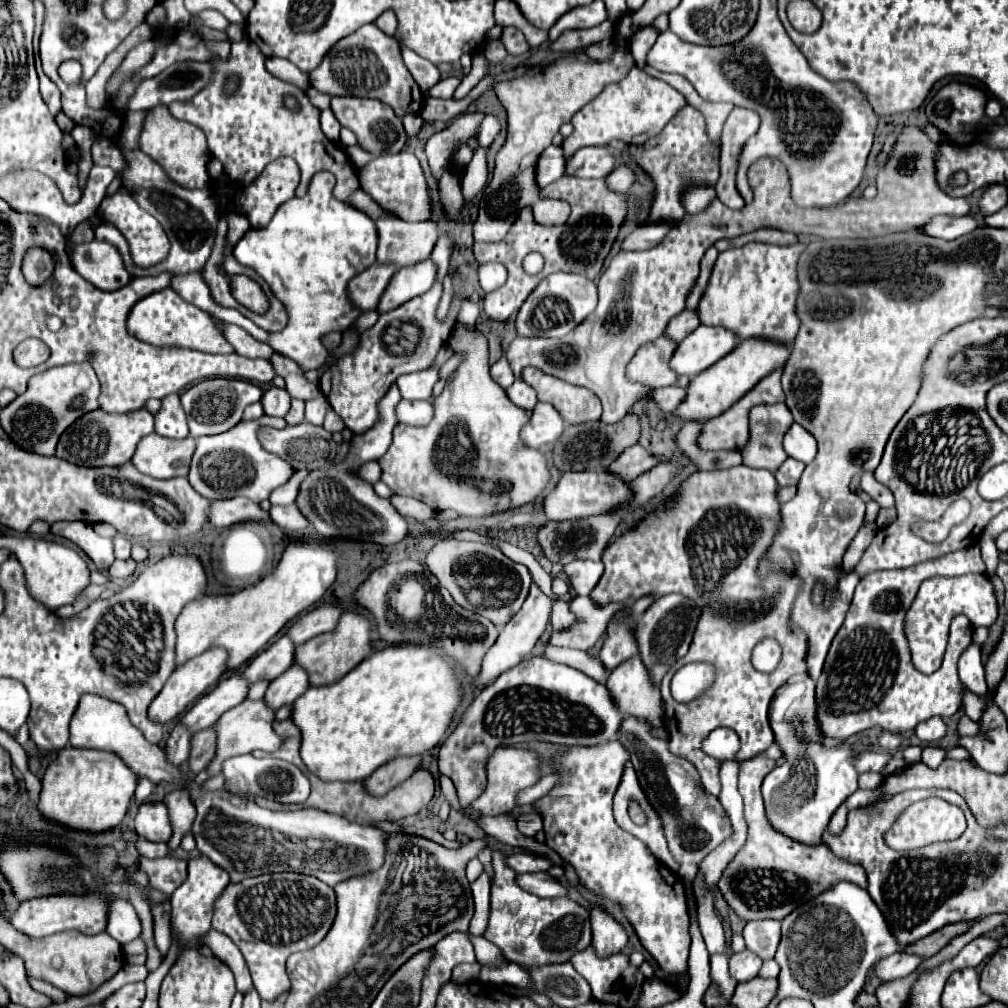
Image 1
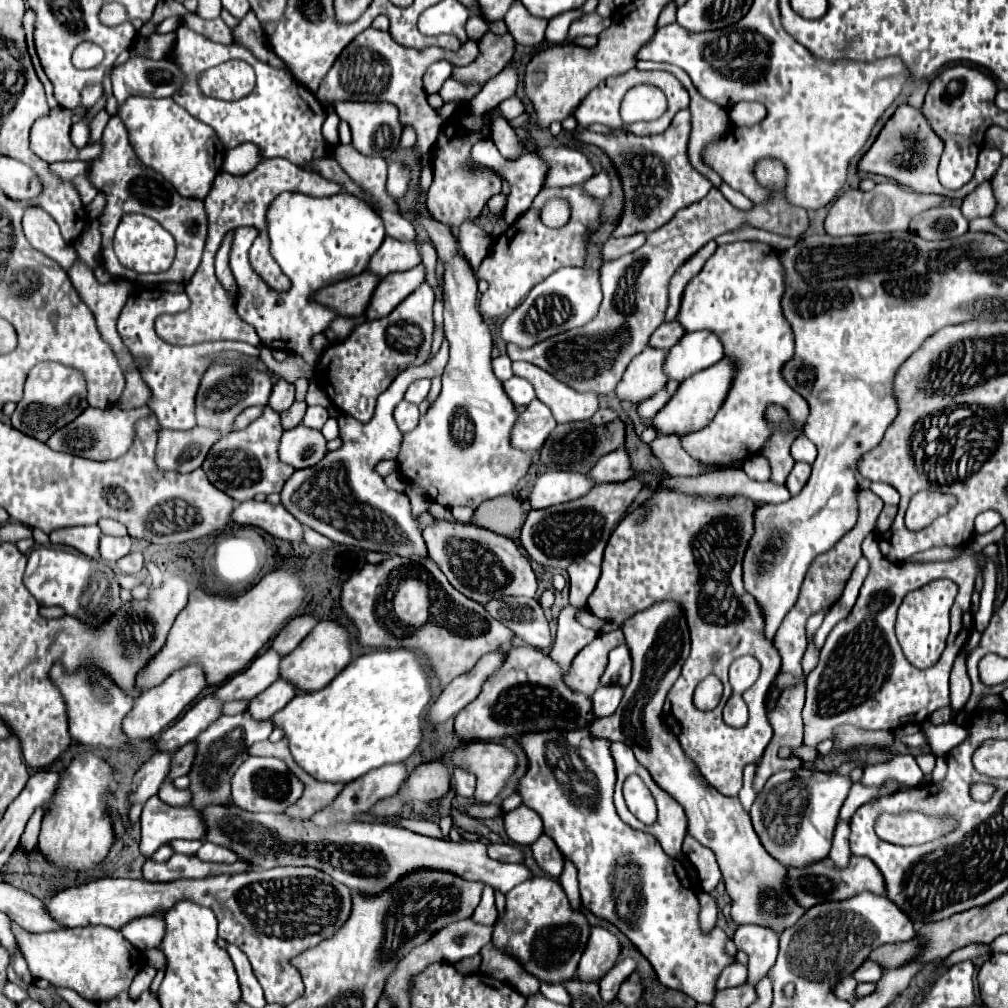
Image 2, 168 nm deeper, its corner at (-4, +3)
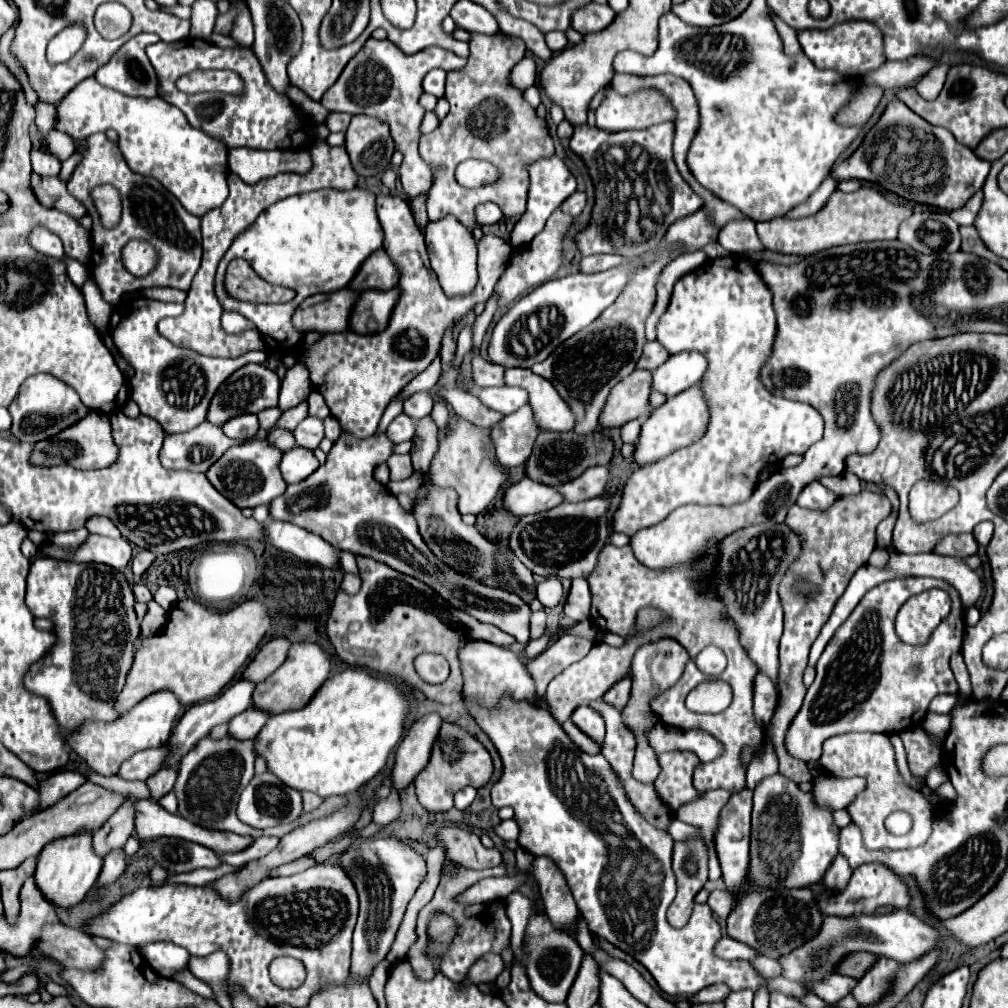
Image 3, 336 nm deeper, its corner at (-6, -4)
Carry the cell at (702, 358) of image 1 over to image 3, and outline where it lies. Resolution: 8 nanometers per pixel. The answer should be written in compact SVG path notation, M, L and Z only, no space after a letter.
M682 351L672 355L664 365L654 371L654 391L674 397L684 389L702 381L708 369L708 361L698 351Z

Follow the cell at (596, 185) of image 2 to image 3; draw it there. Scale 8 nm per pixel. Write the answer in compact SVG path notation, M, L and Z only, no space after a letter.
M576 191L576 193L562 205L562 209L568 209L568 213L572 213L574 217L578 217L584 207L586 207L586 193L582 193L582 191Z

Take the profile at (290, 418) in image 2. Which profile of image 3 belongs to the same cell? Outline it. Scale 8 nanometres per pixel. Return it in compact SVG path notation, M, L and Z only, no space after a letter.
M274 429L268 435L268 441L272 441L272 445L280 447L282 451L288 451L288 449L292 449L296 445L294 443L294 433L292 431L286 431L286 429Z

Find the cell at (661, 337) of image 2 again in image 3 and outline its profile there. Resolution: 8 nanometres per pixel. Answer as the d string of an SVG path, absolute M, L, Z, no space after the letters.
M648 341L644 345L644 351L642 351L642 357L638 361L638 369L650 369L654 371L656 367L660 367L666 359L668 359L668 351L658 343L658 341Z

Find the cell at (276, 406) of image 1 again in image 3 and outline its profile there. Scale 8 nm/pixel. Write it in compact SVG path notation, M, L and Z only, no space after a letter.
M298 361L292 369L286 371L286 377L282 379L278 407L282 411L288 411L288 409L296 407L298 403L302 403L304 399L308 399L310 391L312 391L312 383L310 383L308 367Z

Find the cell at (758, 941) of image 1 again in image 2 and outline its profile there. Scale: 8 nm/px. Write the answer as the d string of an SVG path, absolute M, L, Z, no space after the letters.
M738 926L732 936L736 950L744 950L750 956L748 984L758 984L766 972L774 966L778 954L778 934L764 926Z

